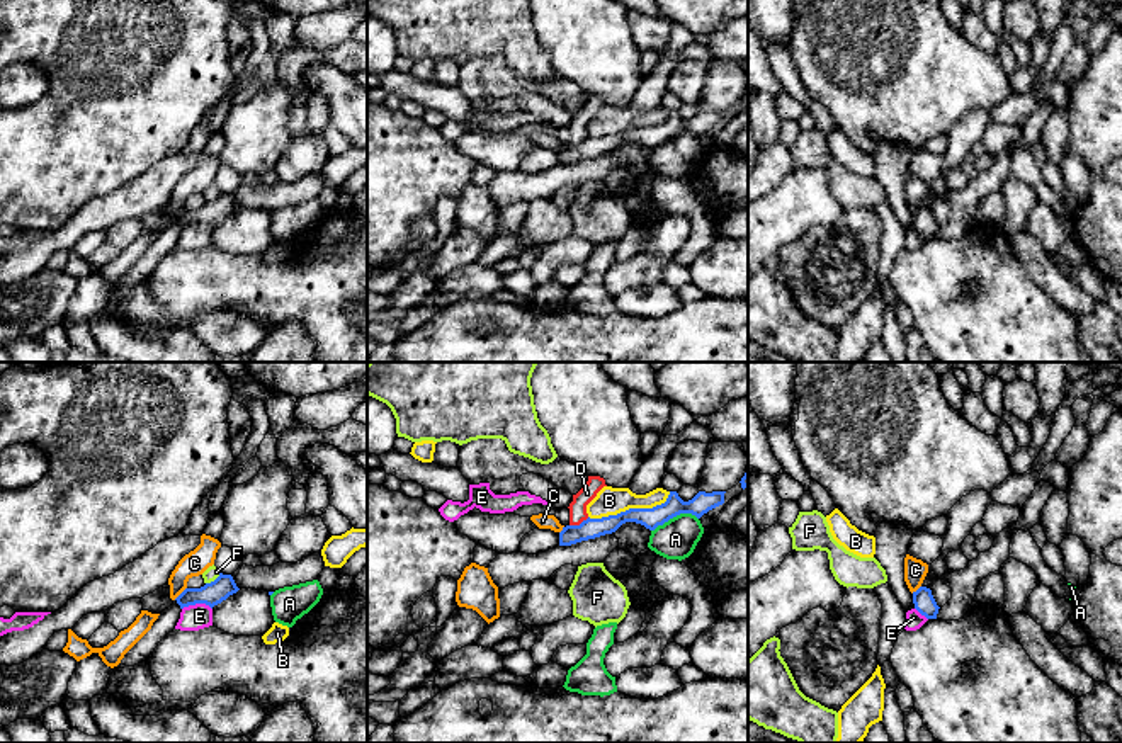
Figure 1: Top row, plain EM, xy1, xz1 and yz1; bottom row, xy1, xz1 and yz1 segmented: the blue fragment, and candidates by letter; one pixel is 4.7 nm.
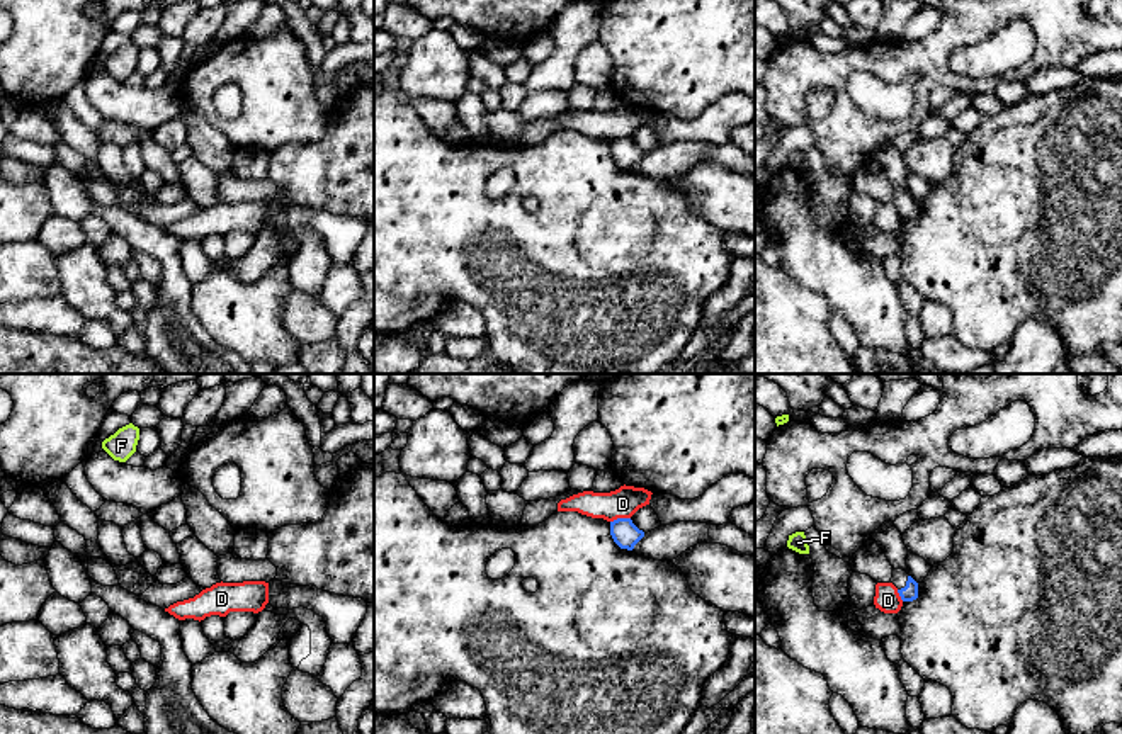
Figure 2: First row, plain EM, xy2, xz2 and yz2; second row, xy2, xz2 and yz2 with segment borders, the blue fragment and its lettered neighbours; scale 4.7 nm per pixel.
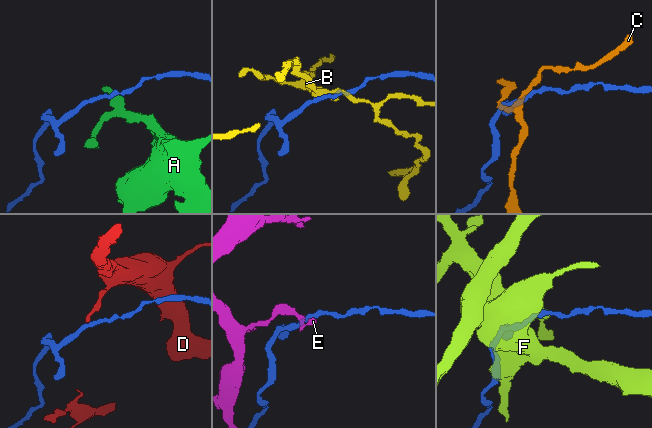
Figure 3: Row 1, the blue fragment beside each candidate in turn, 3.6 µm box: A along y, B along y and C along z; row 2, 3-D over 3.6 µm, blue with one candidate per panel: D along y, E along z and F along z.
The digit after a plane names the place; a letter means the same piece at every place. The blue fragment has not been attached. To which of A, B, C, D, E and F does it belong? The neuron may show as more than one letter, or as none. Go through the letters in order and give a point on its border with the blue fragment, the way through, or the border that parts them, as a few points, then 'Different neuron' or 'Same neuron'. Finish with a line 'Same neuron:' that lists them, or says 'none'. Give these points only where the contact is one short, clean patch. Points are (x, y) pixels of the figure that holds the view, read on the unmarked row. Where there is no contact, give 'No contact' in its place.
A: Touches blue at xz1 (674, 135). Boundary: xz1 (697, 136), (677, 133), (651, 150). Different neuron
B: Touches blue at xz1 (631, 128). Boundary: xz1 (670, 111), (663, 121), (651, 126), (629, 126), (589, 136). Different neuron
C: Touches blue at xy1 (181, 213). Boundary: xy1 (186, 206), (174, 218). Different neuron
D: Touches blue at xz2 (619, 138). Different neuron
E: Touches blue at xy1 (196, 221). Boundary: xy1 (211, 226), (189, 223), (182, 228). Different neuron
F: Touches blue at xy1 (215, 199). Boundary: xy1 (220, 192), (206, 203). Different neuron
Same neuron: none

